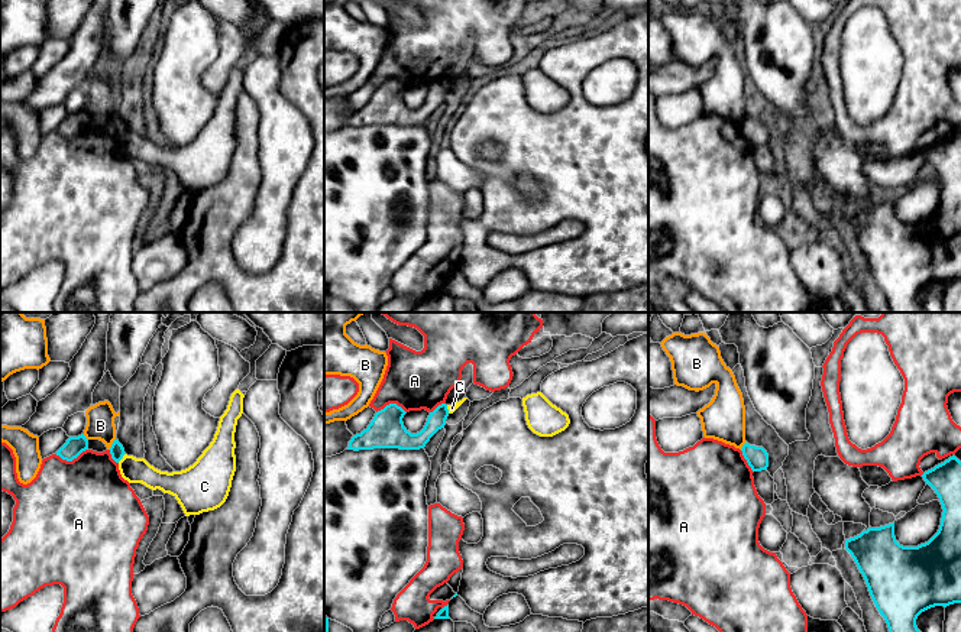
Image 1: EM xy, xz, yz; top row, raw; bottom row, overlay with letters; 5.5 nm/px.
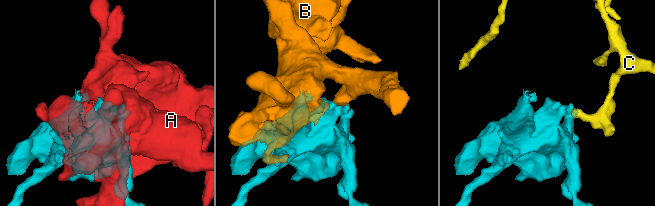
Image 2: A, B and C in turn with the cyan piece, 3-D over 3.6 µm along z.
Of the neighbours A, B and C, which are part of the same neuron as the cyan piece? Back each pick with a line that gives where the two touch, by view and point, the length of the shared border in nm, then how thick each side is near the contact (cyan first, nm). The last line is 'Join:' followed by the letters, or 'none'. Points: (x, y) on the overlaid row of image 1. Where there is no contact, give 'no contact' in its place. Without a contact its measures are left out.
Join: none

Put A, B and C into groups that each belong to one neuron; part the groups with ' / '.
A / B / C

